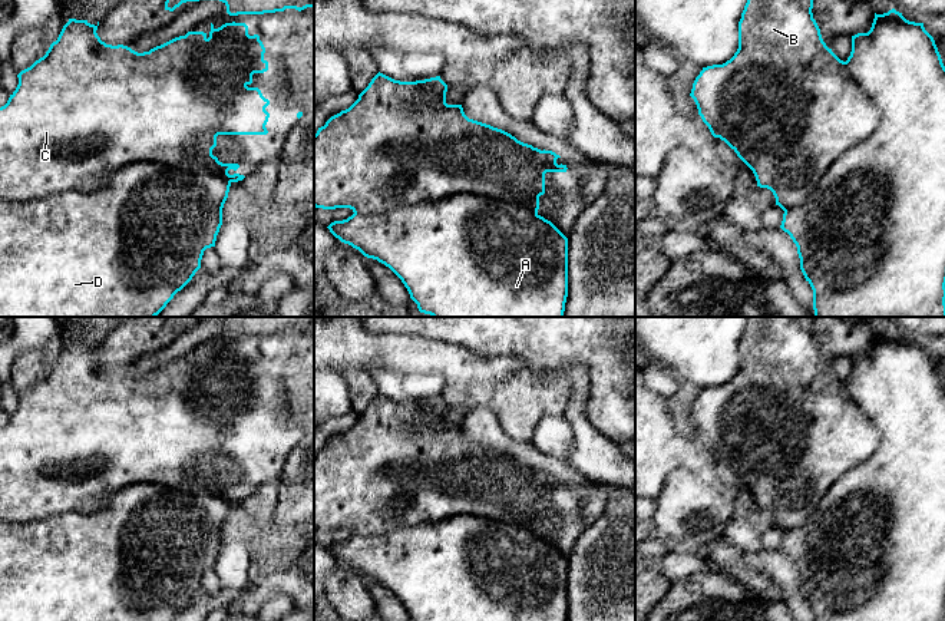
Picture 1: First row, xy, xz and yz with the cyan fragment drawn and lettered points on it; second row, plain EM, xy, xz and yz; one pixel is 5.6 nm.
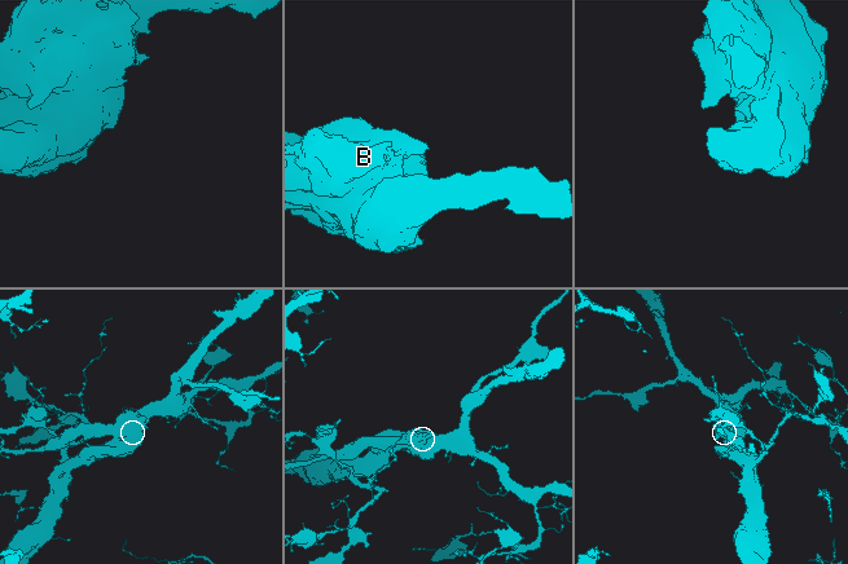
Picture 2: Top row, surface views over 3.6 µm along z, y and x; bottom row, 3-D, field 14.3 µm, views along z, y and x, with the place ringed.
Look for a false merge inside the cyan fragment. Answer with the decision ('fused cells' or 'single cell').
fused cells

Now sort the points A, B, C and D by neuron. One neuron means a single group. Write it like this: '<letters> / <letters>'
A D / B C

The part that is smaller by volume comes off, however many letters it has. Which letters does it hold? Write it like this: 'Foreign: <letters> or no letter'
Foreign: B, C

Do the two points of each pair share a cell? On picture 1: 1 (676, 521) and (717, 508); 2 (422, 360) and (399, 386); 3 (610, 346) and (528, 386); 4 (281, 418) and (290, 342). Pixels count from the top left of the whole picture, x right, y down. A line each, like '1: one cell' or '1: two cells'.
1: one cell
2: two cells
3: one cell
4: one cell

